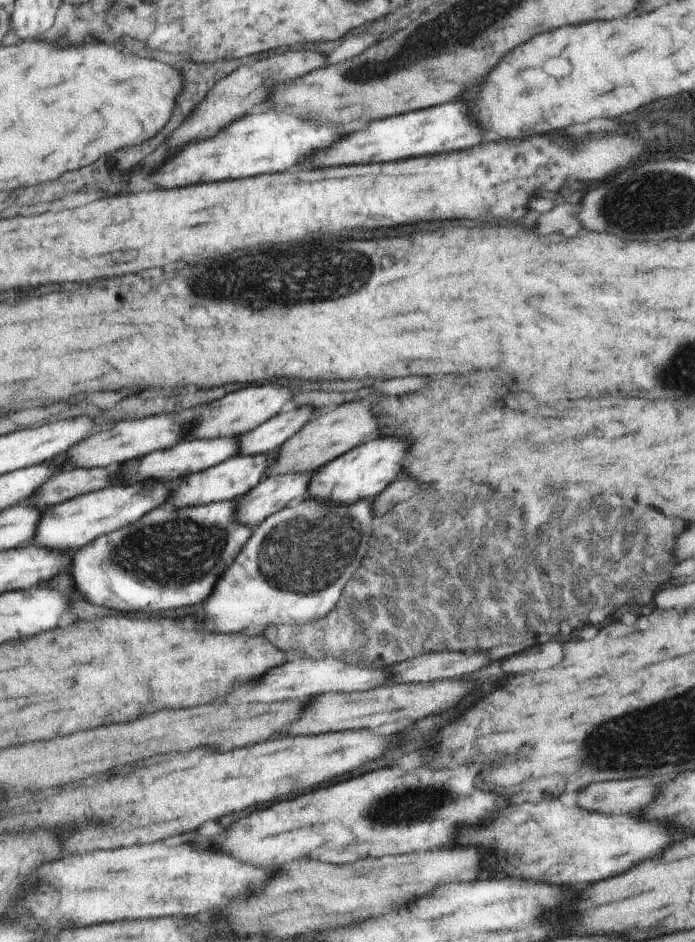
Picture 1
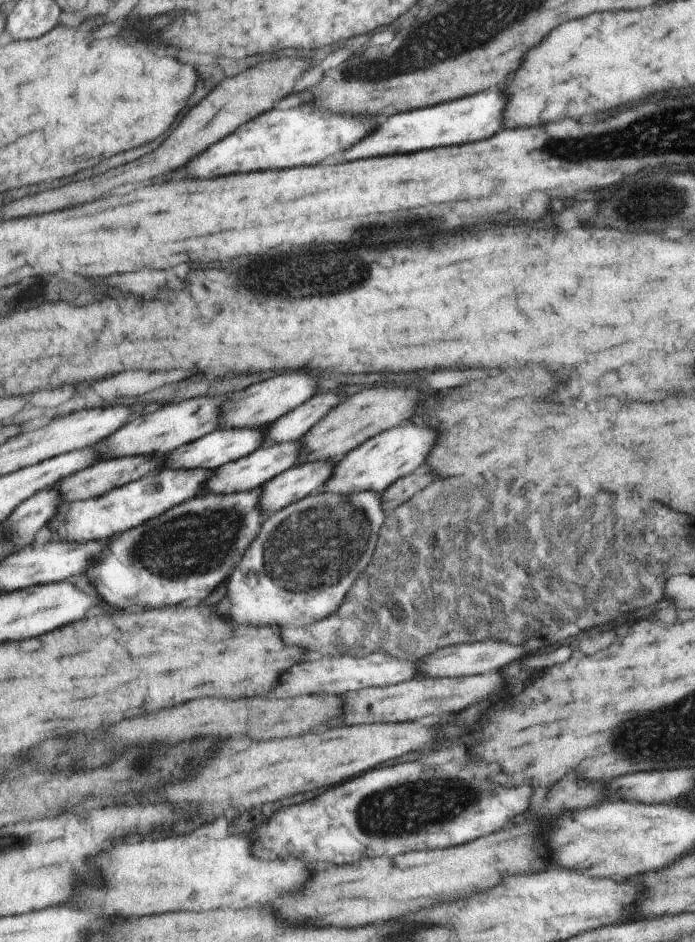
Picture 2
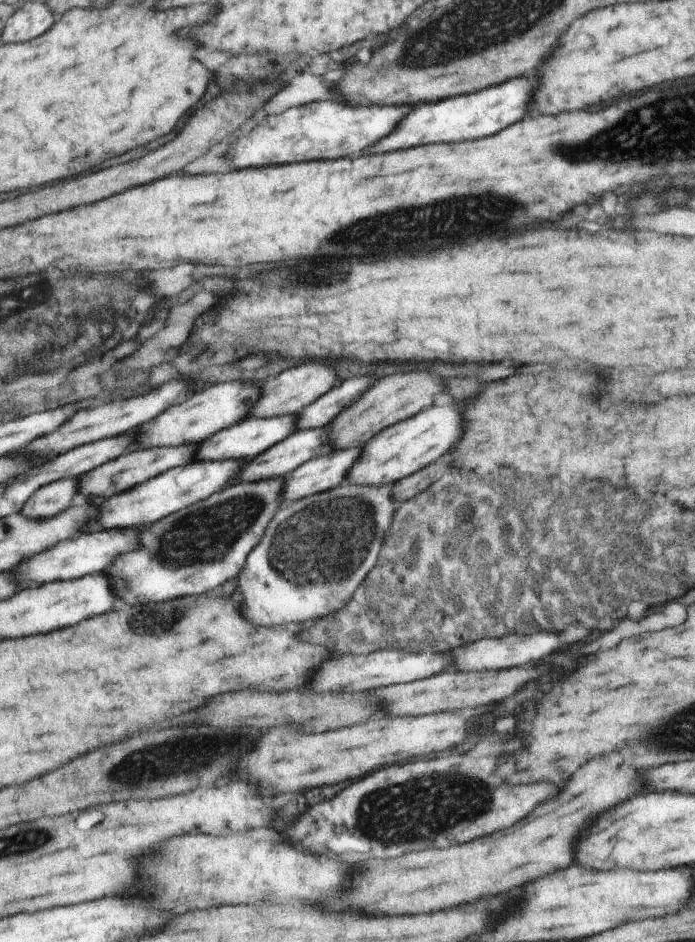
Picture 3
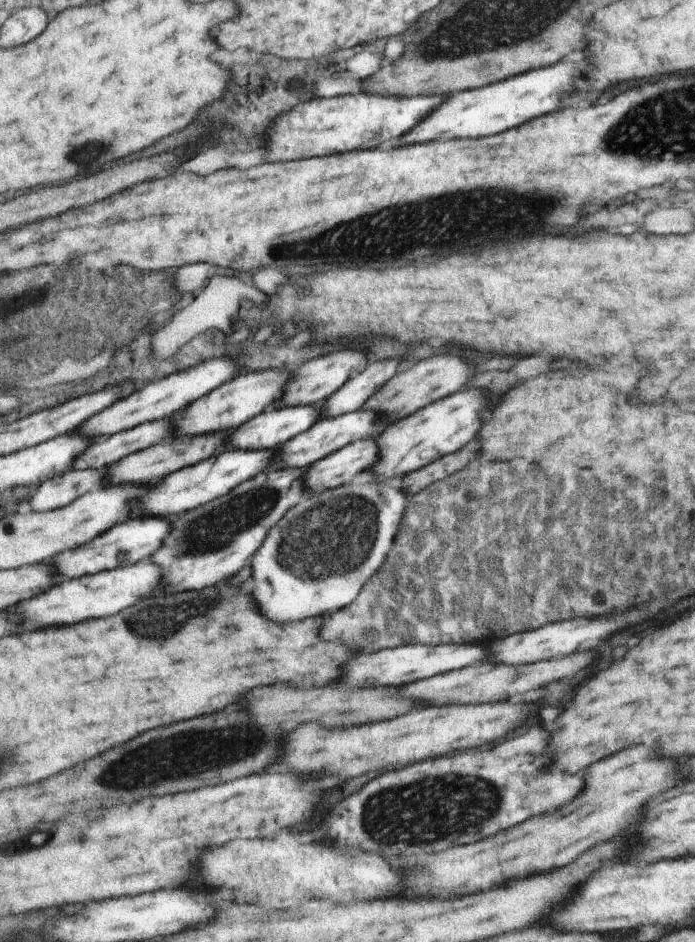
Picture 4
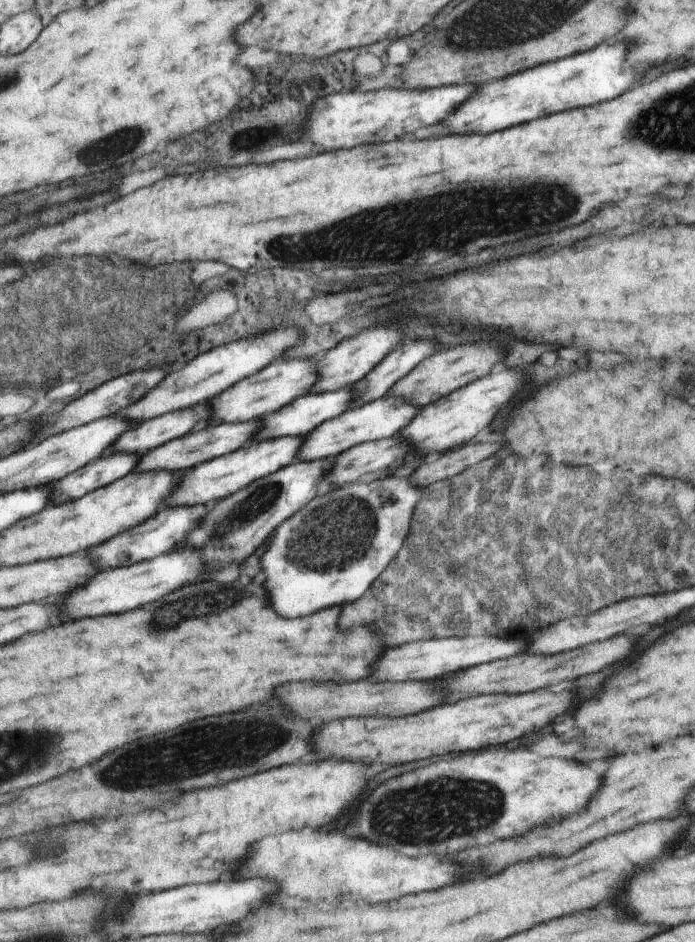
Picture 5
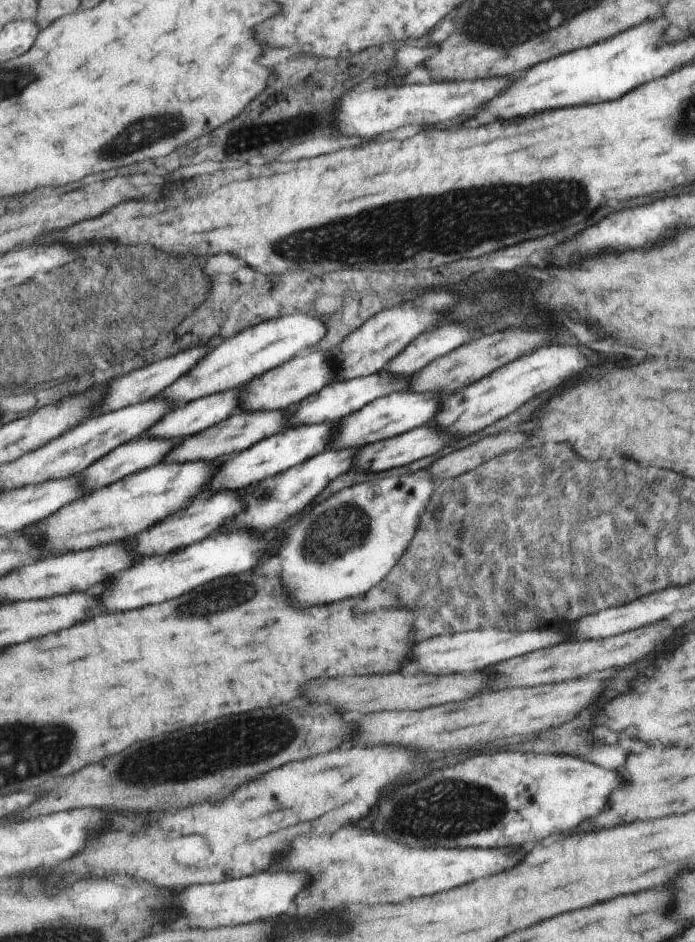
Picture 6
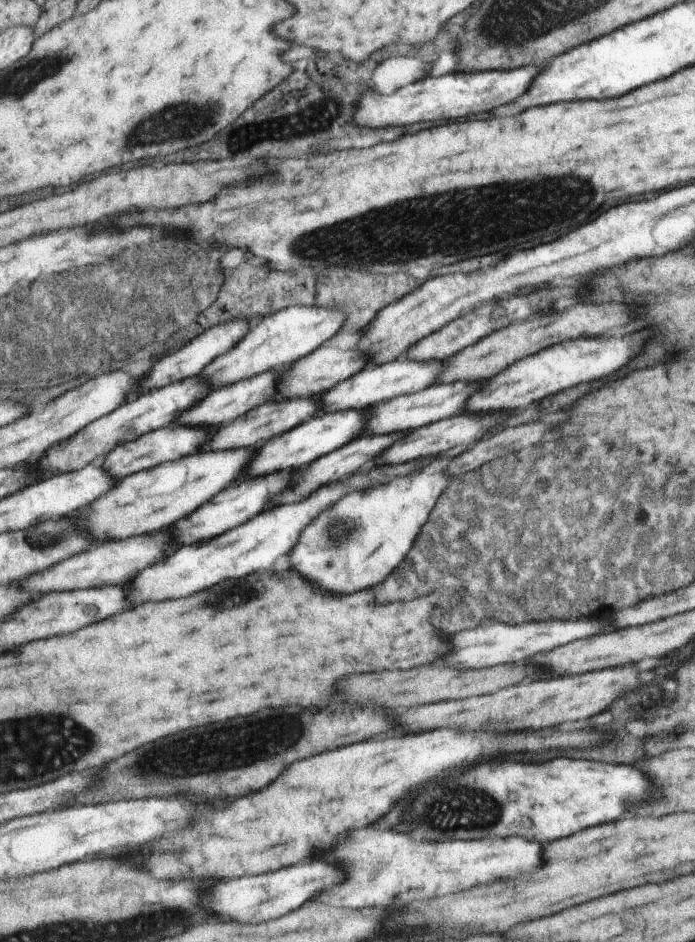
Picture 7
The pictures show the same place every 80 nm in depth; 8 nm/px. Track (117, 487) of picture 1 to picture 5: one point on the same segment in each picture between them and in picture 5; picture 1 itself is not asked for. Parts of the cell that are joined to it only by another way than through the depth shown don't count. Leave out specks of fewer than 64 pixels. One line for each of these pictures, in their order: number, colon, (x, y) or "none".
2: (96, 519)
3: (145, 503)
4: (217, 476)
5: (211, 481)

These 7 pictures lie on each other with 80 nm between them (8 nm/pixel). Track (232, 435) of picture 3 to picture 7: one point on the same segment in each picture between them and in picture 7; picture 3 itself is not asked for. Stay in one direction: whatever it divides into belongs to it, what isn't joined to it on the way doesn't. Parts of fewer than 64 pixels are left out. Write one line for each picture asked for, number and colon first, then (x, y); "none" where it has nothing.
4: (273, 428)
5: (298, 419)
6: (338, 399)
7: (370, 387)

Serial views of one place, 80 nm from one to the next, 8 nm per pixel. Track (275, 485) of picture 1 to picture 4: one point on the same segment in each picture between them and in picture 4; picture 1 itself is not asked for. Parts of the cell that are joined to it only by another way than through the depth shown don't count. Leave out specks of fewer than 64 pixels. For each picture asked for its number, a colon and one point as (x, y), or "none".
2: (299, 481)
3: (323, 473)
4: (339, 468)

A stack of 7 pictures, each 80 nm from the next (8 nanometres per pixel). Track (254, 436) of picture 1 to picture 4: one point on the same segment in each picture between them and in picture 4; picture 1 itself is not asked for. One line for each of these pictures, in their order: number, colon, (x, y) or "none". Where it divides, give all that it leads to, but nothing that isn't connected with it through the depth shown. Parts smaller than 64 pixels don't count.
2: (291, 427)
3: (320, 412)
4: (358, 390)

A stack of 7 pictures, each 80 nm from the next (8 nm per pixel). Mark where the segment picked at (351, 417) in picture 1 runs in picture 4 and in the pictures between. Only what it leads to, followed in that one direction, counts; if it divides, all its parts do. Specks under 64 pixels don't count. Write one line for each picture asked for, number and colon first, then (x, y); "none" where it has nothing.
2: (375, 410)
3: (390, 400)
4: (433, 379)

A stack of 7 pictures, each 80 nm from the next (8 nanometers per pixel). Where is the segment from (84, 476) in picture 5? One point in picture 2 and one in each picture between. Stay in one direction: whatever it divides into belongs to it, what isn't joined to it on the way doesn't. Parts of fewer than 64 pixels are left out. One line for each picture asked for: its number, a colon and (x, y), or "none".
2: (24, 523)
3: (50, 500)
4: (61, 490)

